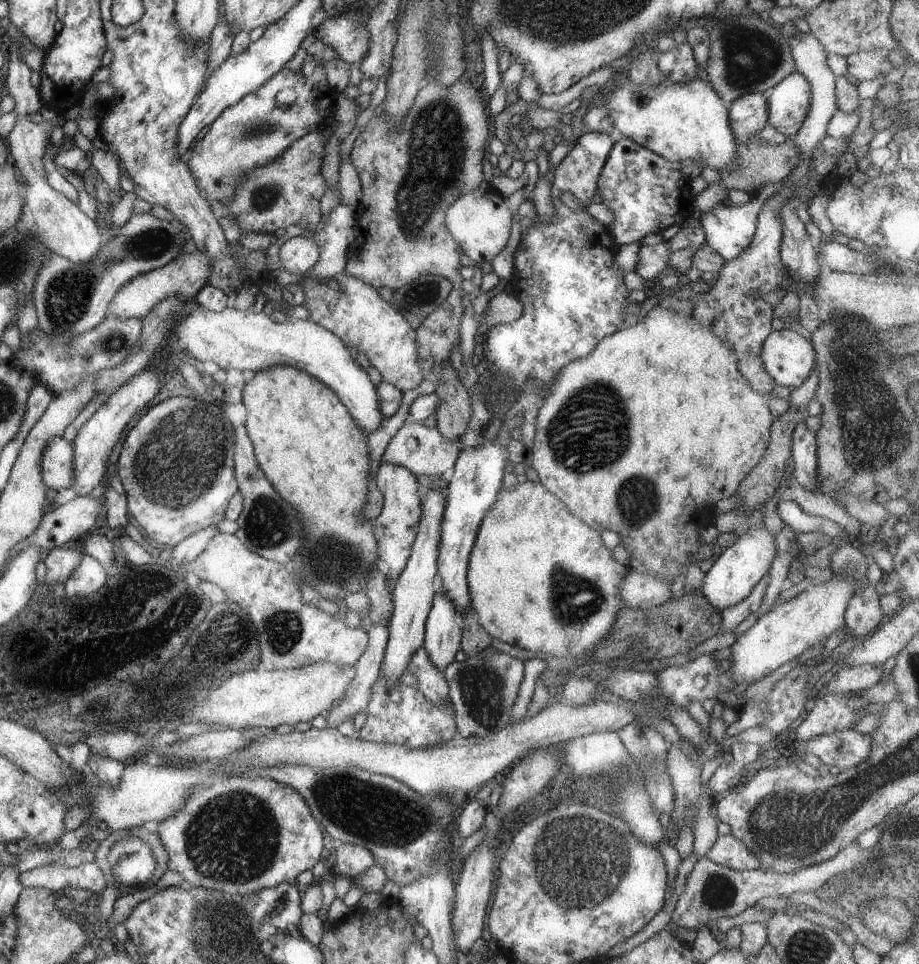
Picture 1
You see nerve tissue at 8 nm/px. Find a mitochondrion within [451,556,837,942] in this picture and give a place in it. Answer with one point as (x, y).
(578, 871)

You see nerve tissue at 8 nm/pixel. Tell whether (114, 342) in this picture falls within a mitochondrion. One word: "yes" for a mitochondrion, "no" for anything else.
yes

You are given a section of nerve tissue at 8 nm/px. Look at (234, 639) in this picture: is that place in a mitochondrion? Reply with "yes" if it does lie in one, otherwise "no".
yes

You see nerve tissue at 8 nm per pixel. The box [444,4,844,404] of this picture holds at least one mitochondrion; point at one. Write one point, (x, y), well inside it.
(750, 56)

